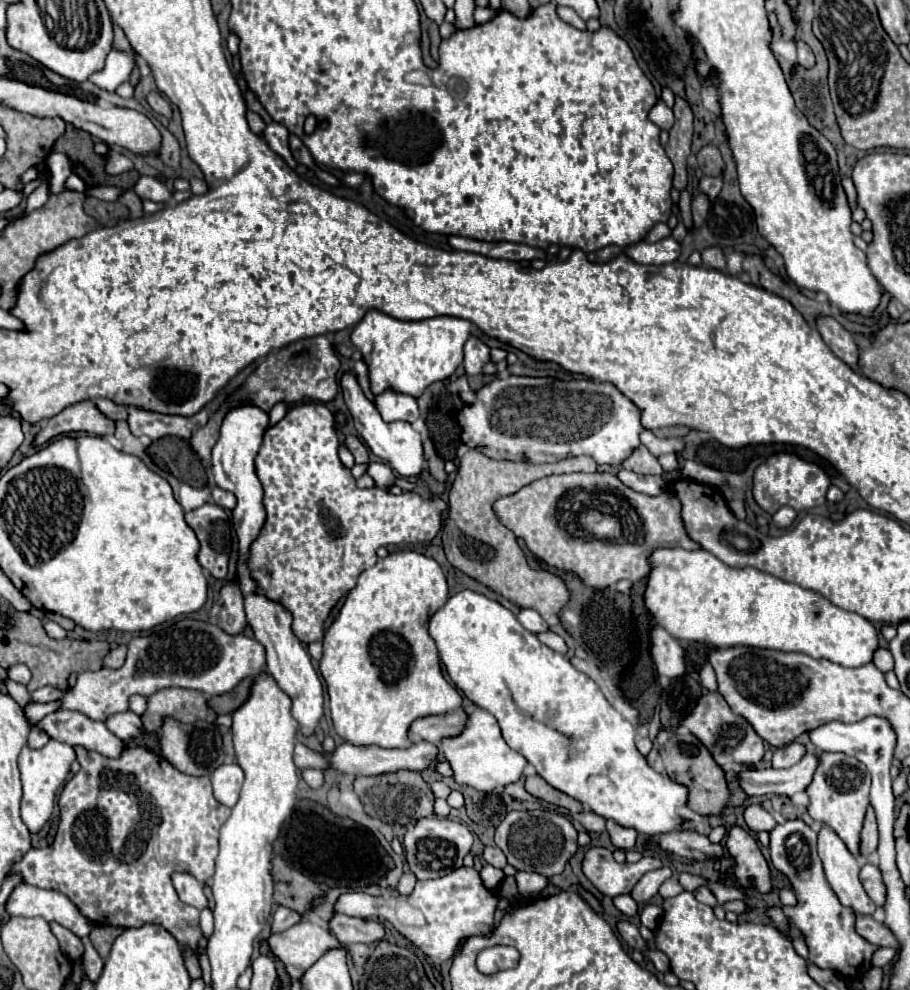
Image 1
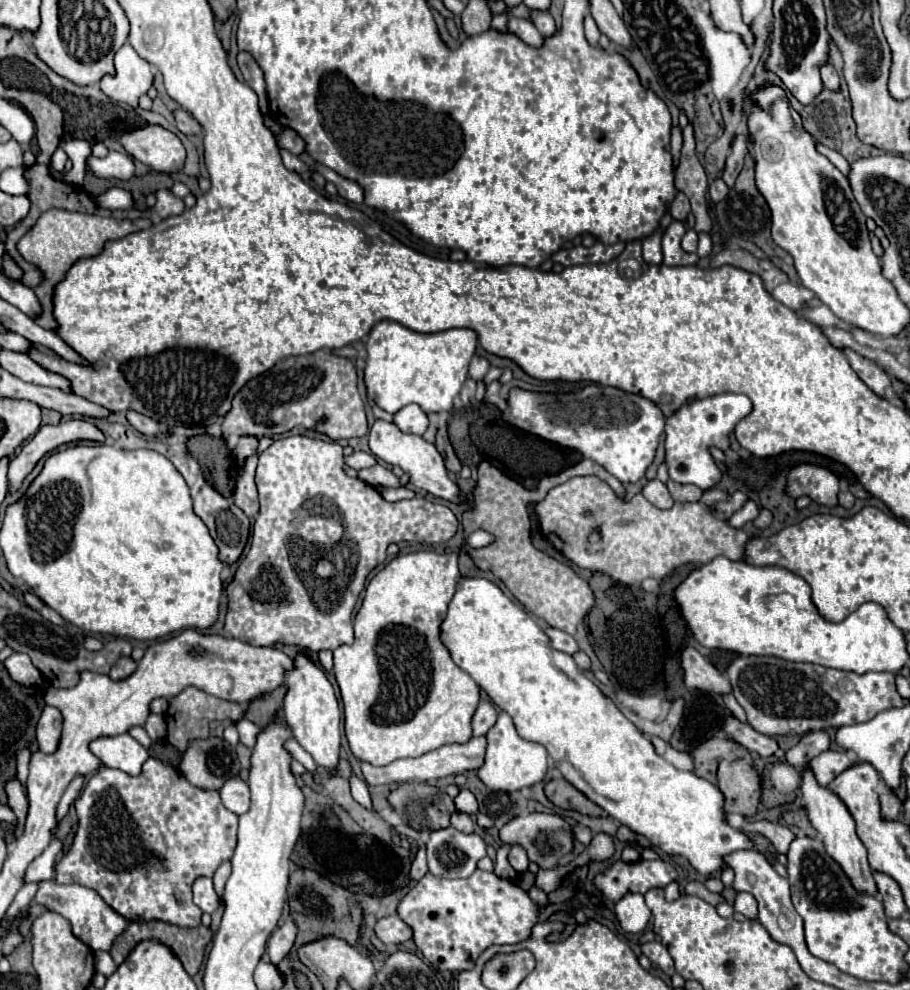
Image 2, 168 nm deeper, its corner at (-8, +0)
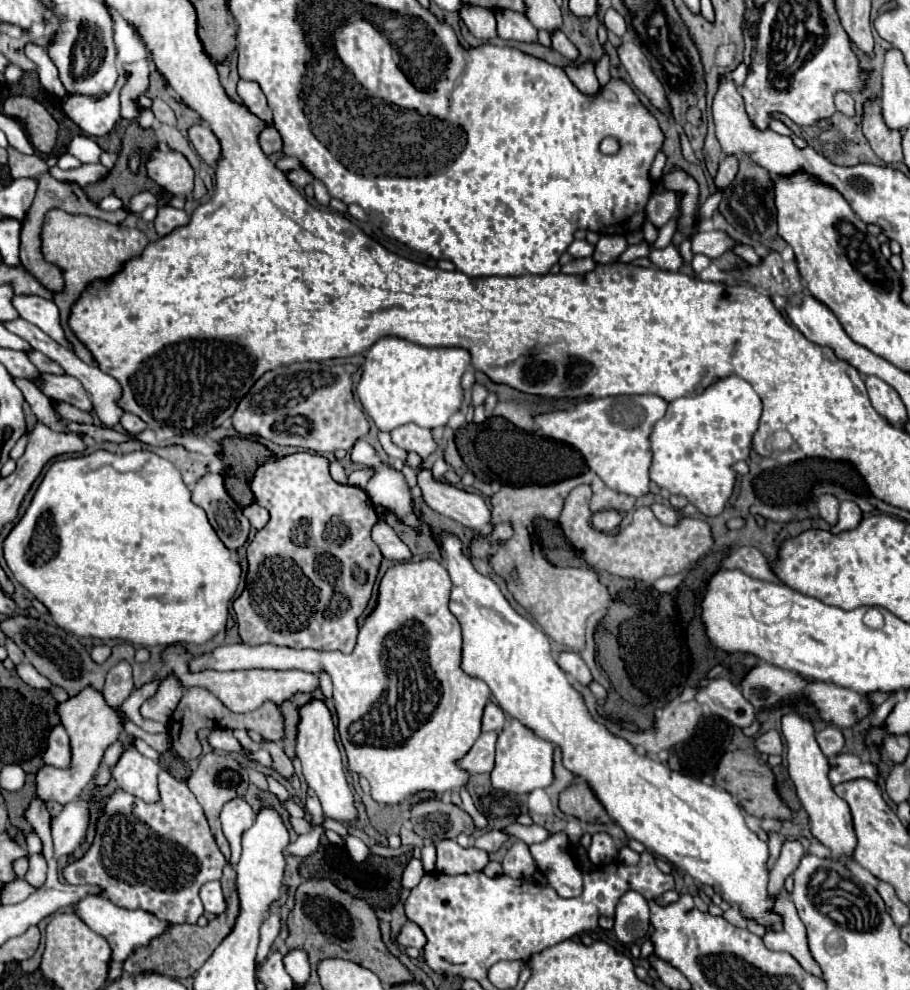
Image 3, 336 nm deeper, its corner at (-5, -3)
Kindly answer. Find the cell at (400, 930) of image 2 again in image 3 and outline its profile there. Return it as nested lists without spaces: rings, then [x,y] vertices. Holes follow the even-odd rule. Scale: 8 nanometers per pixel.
[[[407,921],[407,923],[401,927],[401,931],[397,933],[397,943],[403,945],[403,947],[423,949],[423,945],[425,945],[425,935],[423,935],[423,931],[421,931],[415,923]]]

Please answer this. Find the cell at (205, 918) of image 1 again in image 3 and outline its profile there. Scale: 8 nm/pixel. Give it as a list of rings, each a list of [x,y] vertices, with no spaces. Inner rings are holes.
[[[235,797],[227,801],[221,809],[221,823],[223,823],[223,833],[231,845],[231,859],[229,865],[237,865],[239,855],[241,855],[241,833],[253,825],[253,809],[243,797]]]

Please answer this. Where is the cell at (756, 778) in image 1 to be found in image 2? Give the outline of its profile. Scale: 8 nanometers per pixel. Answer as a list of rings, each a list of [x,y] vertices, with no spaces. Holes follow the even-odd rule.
[[[826,750],[820,756],[812,758],[812,770],[816,774],[816,780],[822,786],[828,786],[838,774],[842,774],[844,770],[852,768],[858,760],[850,758],[846,752],[838,752],[838,750]]]

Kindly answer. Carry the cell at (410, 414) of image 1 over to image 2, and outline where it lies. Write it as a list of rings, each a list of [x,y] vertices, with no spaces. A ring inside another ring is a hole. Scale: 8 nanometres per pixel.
[[[410,404],[410,406],[404,406],[404,408],[394,416],[394,424],[396,424],[404,434],[424,436],[426,428],[428,428],[428,416],[420,410],[420,406]]]

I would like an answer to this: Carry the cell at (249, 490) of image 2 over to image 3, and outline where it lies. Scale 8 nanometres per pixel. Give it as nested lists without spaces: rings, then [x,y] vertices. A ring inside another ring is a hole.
[[[257,503],[247,505],[247,507],[243,509],[243,513],[245,513],[245,517],[251,521],[251,525],[253,525],[255,529],[263,529],[265,523],[269,521],[269,513],[267,513],[267,509],[261,509]]]

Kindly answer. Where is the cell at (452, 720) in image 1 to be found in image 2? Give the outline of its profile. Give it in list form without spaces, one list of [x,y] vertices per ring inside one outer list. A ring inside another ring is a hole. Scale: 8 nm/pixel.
[[[480,702],[472,720],[474,736],[484,736],[496,724],[496,718],[498,718],[496,706],[492,702]]]

